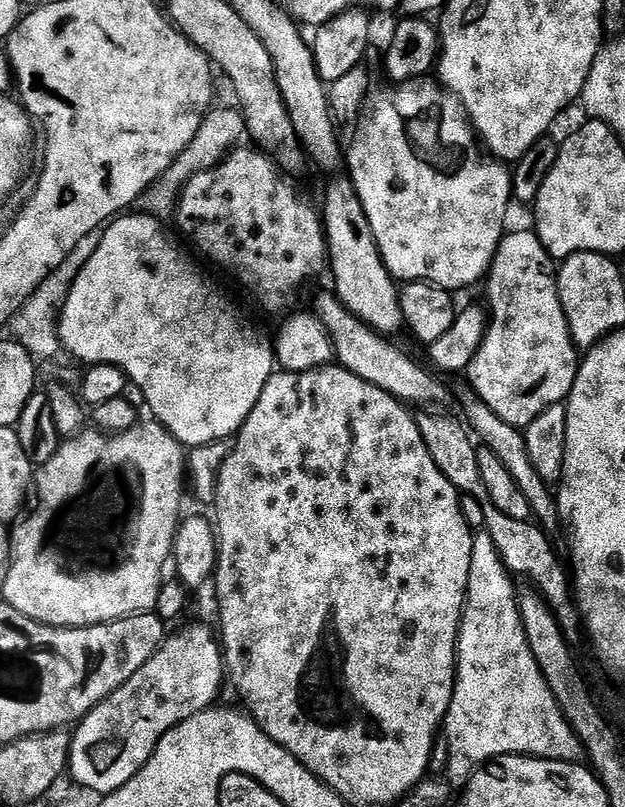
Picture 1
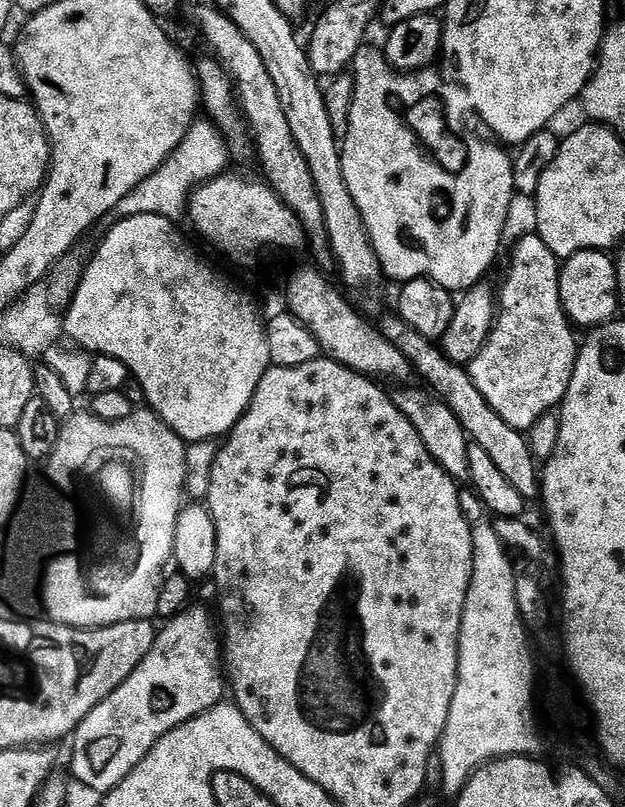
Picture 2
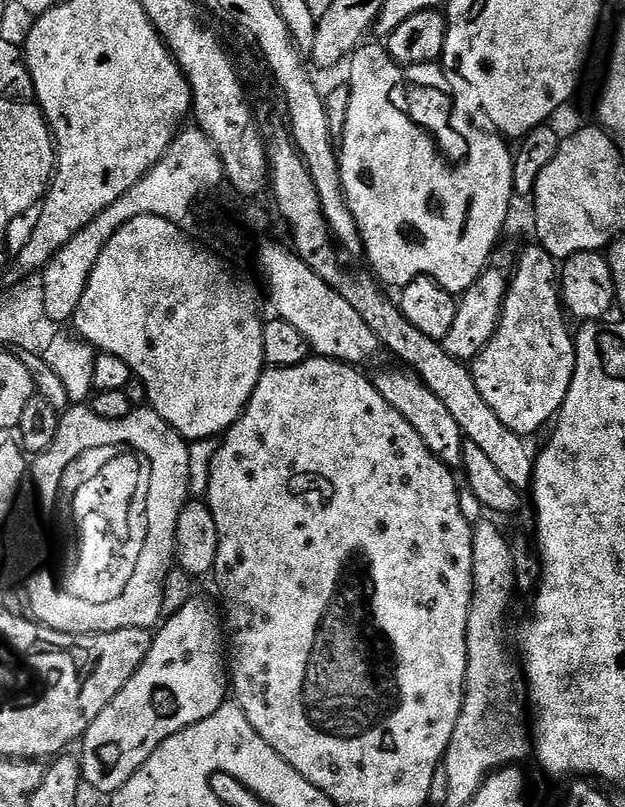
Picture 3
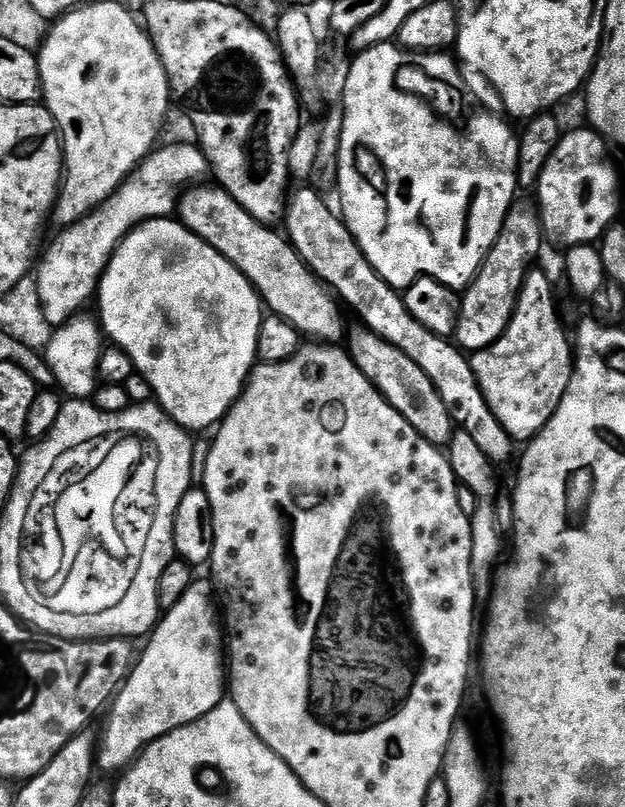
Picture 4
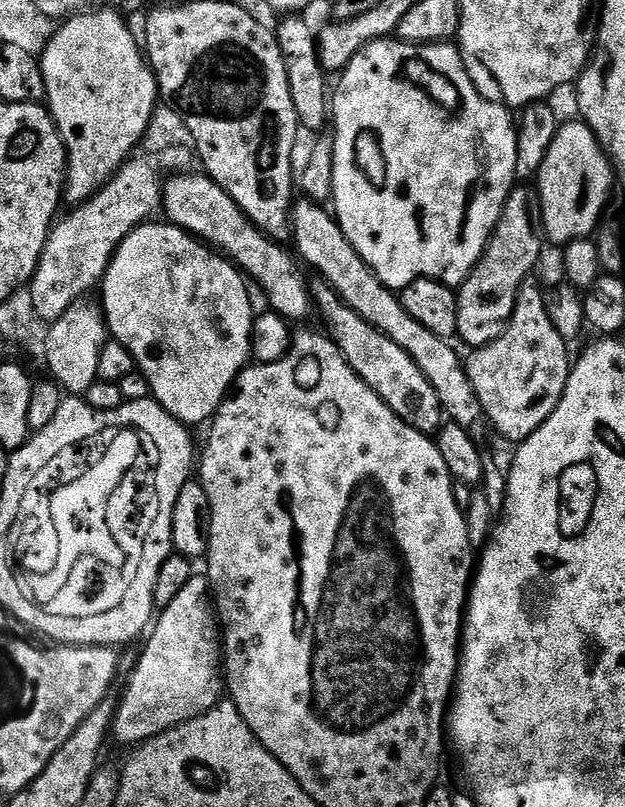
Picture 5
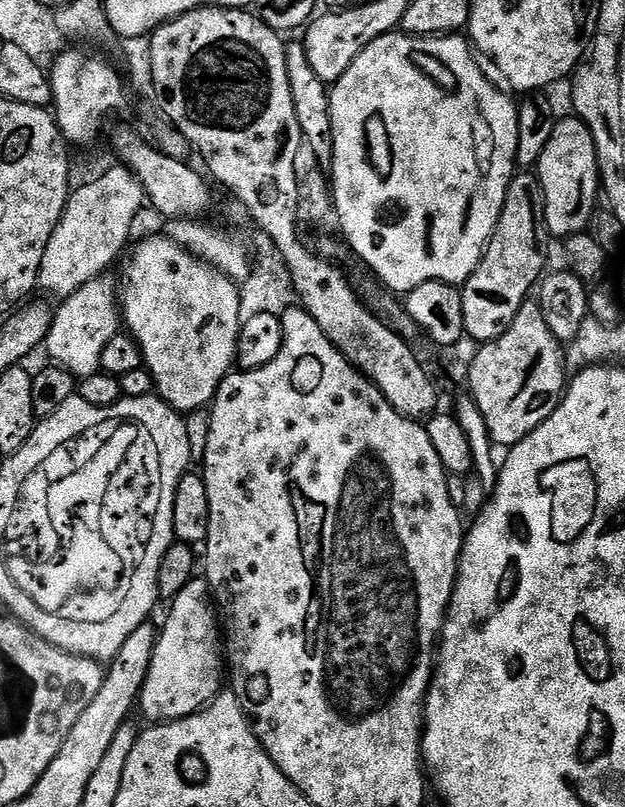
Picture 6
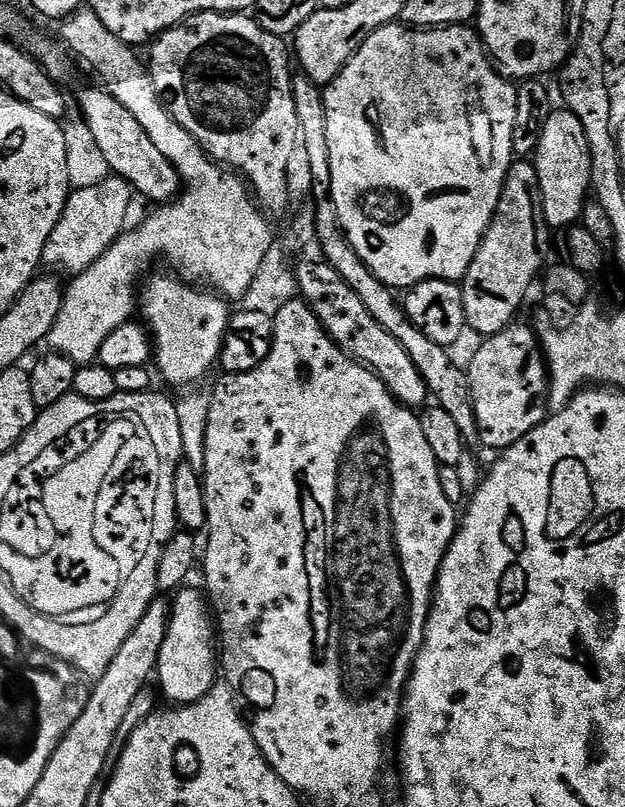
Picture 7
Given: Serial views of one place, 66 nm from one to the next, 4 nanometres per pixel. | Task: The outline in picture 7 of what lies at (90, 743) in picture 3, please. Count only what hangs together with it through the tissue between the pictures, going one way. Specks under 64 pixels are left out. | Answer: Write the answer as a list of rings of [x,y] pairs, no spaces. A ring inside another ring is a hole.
[[[185,587],[175,593],[176,600],[171,603],[172,617],[168,620],[166,642],[162,642],[162,654],[156,663],[155,675],[160,676],[159,691],[173,705],[193,704],[210,691],[218,682],[218,644],[214,639],[214,616],[209,601],[203,591]]]

